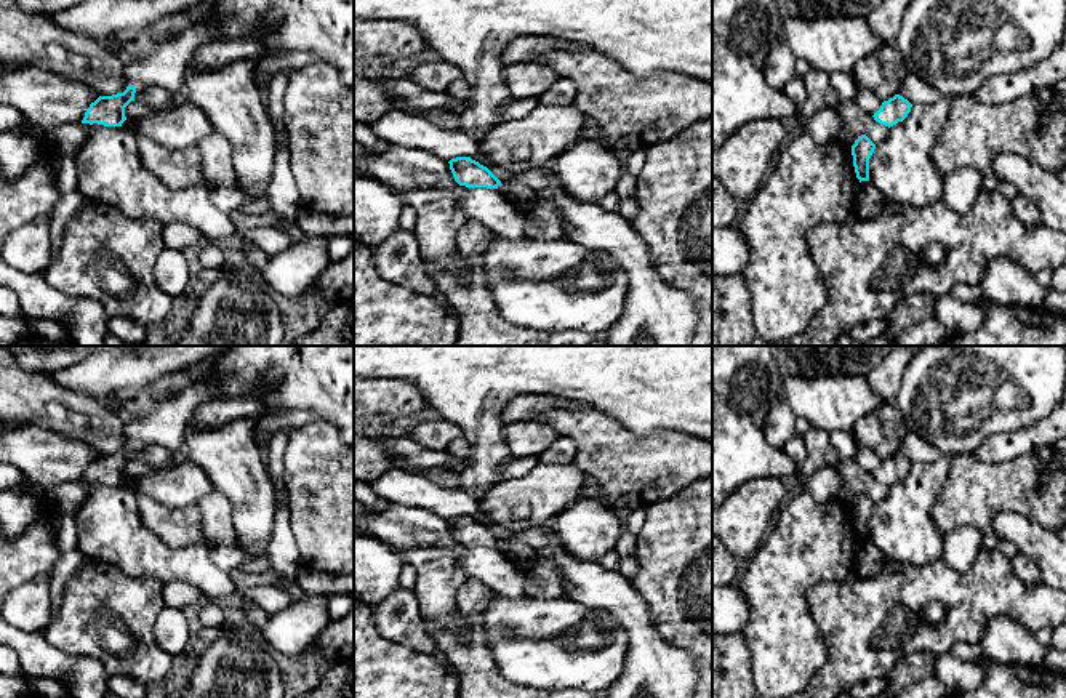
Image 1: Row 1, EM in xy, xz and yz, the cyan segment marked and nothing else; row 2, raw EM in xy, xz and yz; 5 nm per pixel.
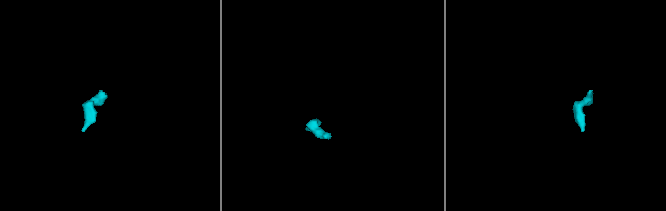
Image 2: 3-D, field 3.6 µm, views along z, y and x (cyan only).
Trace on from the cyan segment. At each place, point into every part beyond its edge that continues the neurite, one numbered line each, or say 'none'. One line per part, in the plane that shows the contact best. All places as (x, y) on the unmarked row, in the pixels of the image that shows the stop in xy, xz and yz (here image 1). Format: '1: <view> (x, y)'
1: xz (519, 553)

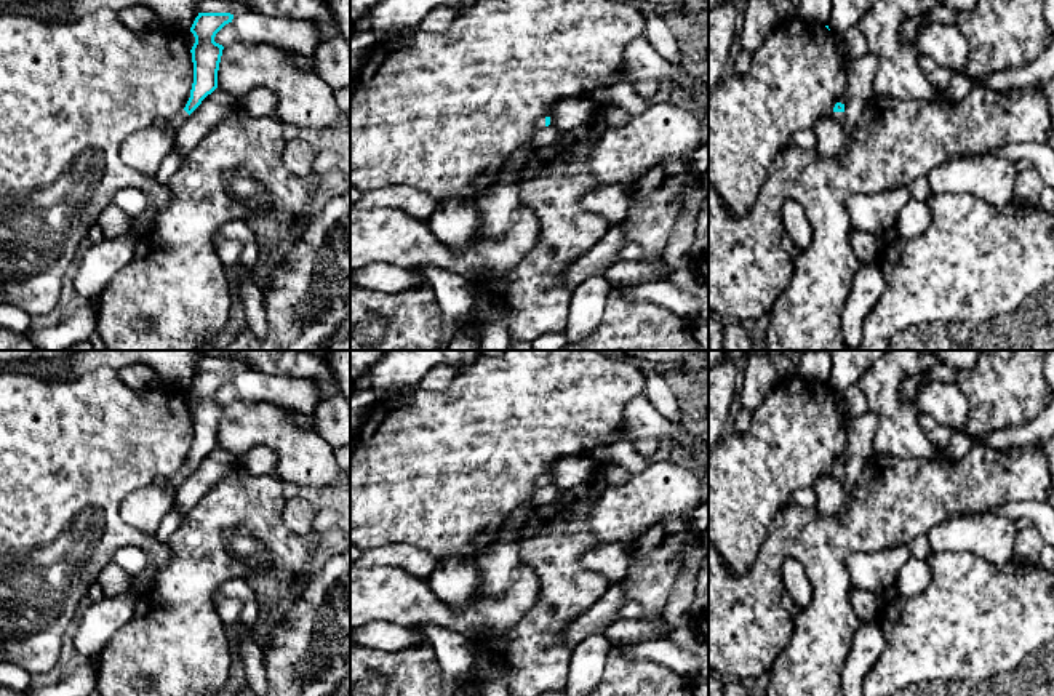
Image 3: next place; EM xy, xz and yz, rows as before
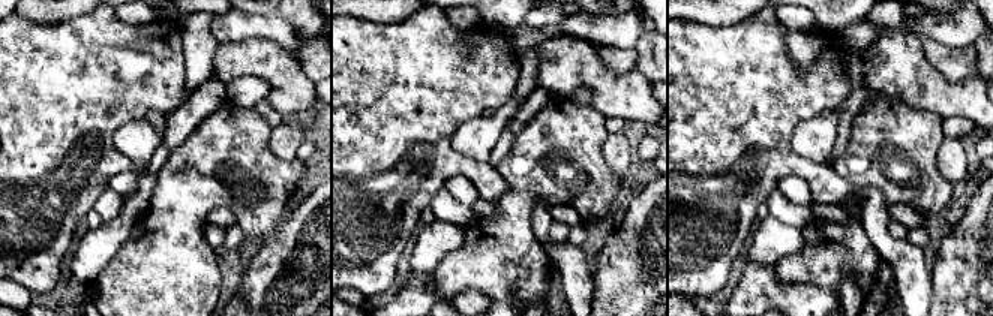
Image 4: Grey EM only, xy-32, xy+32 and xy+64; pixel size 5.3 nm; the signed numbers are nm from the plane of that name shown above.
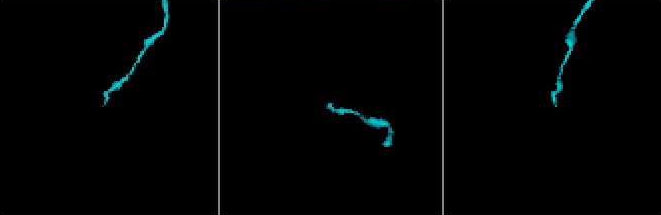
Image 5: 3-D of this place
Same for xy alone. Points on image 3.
1: xy (144, 509)

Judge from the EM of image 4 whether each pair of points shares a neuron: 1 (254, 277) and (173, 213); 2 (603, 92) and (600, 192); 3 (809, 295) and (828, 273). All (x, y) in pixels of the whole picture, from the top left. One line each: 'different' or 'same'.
1: different
2: different
3: different

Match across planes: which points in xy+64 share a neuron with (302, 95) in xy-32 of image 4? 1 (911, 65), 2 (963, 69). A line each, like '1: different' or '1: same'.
1: same
2: different

